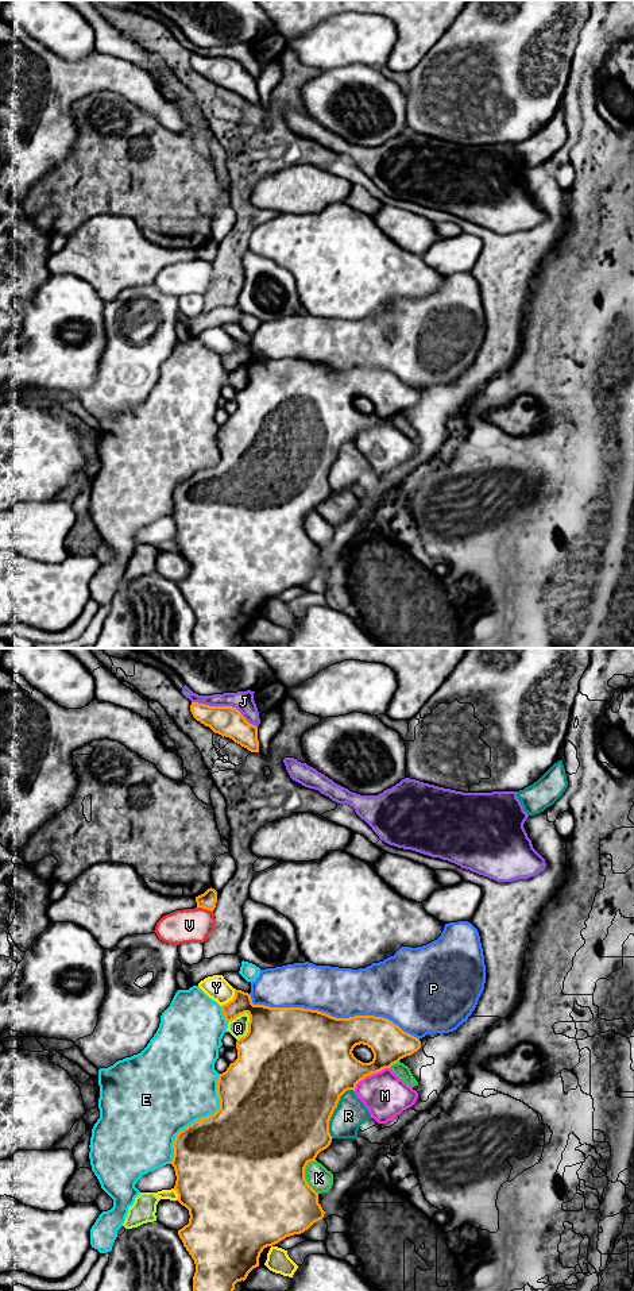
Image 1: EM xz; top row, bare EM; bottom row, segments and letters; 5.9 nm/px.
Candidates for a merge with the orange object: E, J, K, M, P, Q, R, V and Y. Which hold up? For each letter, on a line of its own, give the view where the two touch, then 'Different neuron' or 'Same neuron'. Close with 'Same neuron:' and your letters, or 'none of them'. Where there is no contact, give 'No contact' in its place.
E: Touches orange in xz. Different neuron
J: Touches orange in xz. Different neuron
K: Touches orange in xz. Different neuron
M: Touches orange in xz. Different neuron
P: Touches orange in xz. Same neuron
Q: Touches orange in xz. Different neuron
R: Touches orange in xz. Different neuron
V: Touches orange in xz. Different neuron
Y: Touches orange in xz. Different neuron
Same neuron: P

